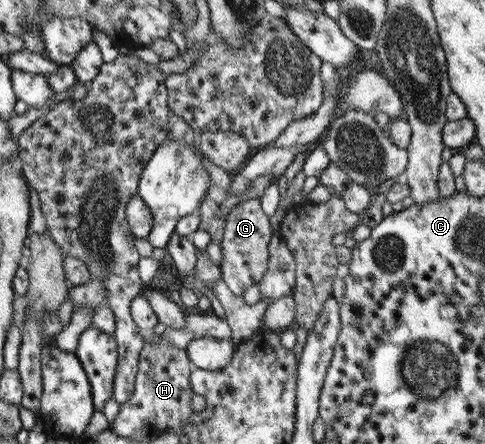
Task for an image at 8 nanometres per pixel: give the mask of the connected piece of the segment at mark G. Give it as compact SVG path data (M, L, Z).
M261 197L246 198L245 201L230 208L225 215L224 234L221 241L223 260L219 268L221 278L230 287L230 292L241 297L249 288L259 284L266 276L270 263L270 245L273 236L272 225L268 215L262 213Z

